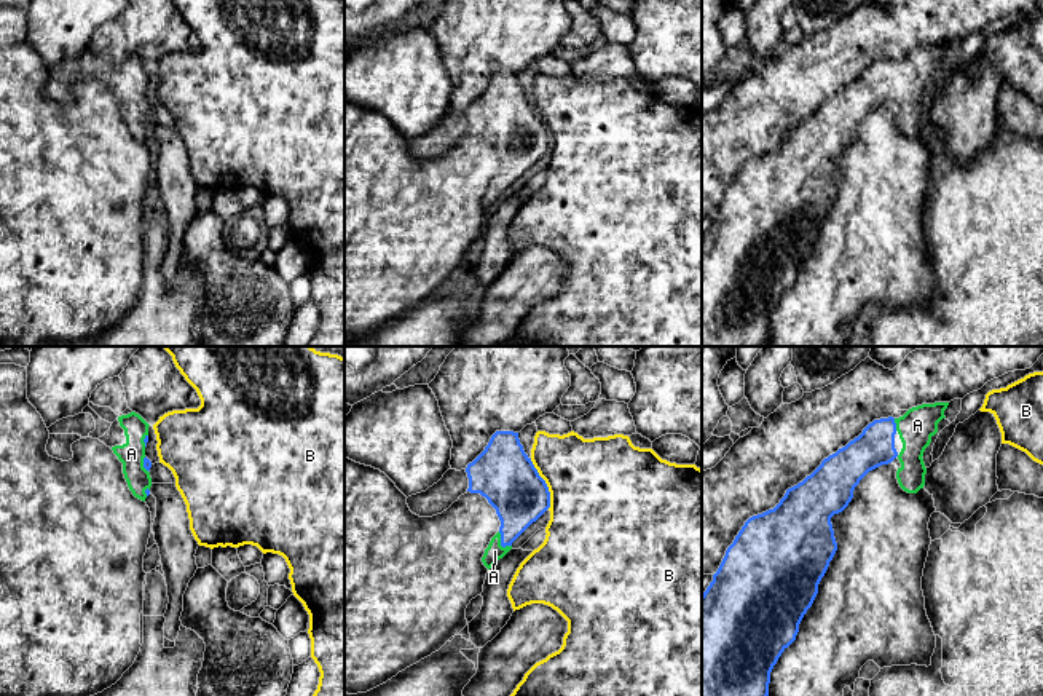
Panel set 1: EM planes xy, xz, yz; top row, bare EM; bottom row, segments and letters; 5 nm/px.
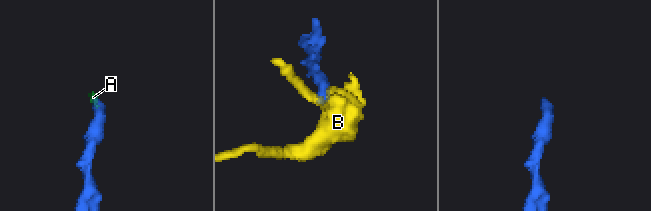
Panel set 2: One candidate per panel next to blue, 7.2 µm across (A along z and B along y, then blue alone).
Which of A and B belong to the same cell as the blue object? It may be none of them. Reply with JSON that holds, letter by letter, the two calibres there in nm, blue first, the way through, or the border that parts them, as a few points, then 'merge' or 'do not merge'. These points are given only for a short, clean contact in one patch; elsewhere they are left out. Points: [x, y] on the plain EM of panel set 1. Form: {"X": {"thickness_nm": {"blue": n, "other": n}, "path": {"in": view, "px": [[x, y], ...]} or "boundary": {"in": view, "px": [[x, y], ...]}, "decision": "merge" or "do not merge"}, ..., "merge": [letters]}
{"A": {"thickness_nm": {"blue": 280, "other": 90}, "path": {"in": "xz", "px": [[519, 139], [515, 162], [501, 185], [495, 193]]}, "decision": "merge"}, "B": {"thickness_nm": {"blue": 300, "other": 460}, "decision": "do not merge"}, "merge": ["A"]}

